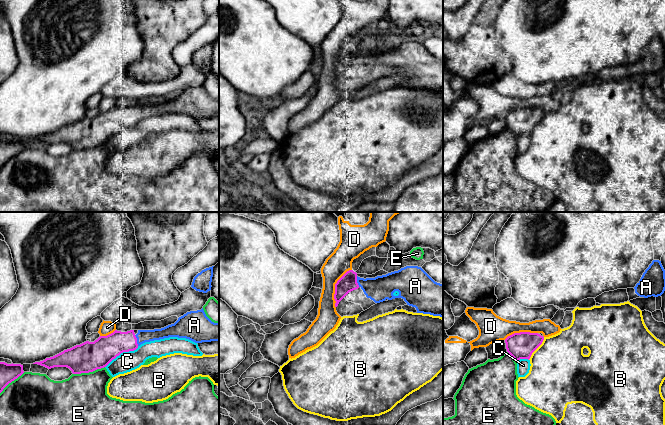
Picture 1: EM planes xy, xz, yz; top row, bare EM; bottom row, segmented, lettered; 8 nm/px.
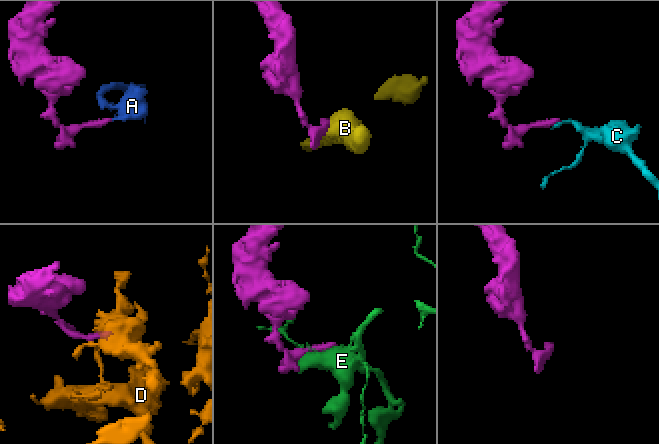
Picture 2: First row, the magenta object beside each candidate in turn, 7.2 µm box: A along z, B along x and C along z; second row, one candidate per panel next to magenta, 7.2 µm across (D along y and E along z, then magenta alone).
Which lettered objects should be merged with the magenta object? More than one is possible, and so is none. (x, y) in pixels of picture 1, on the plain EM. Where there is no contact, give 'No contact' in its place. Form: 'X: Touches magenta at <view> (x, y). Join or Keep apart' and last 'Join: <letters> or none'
A: Touches magenta at xy (136, 116). Join
B: Touches magenta at yz (537, 123). Keep apart
C: Touches magenta at xy (121, 128). Keep apart
D: Touches magenta at xz (335, 63). Keep apart
E: Touches magenta at xy (88, 148). Keep apart
Join: A

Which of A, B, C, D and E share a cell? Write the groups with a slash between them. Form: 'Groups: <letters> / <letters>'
Groups: A / B / C / D / E

